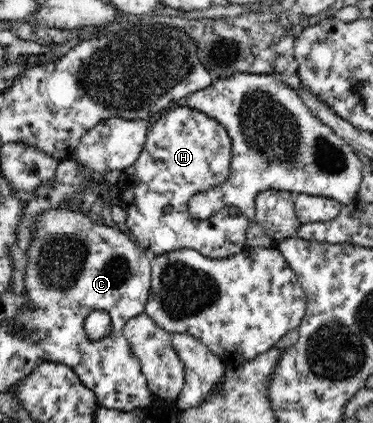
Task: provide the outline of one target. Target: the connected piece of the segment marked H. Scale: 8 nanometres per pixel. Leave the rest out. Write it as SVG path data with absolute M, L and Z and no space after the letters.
M177 104L157 120L149 129L145 145L139 159L121 170L119 181L113 185L113 191L119 198L118 205L125 208L127 219L125 225L137 243L154 255L169 253L174 249L189 248L211 259L231 257L248 249L246 245L246 229L249 225L245 214L239 209L223 209L215 213L213 219L195 219L188 210L189 199L196 193L207 191L229 179L232 160L232 141L216 119L201 113L189 106Z

